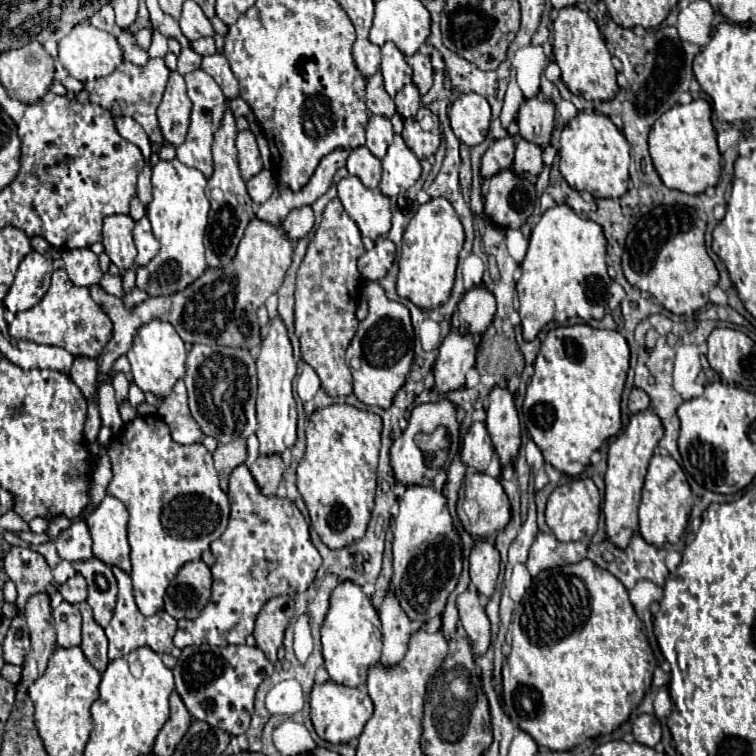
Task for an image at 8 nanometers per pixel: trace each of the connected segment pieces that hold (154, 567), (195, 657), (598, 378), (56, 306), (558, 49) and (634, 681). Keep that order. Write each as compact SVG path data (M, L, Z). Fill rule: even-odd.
M158 414L134 418L126 430L112 438L108 456L114 474L108 494L122 500L130 512L128 542L134 598L140 612L152 616L164 608L166 588L182 566L200 560L210 544L222 536L230 502L220 490L212 454L202 444L176 444Z
M188 646L182 650L178 664L174 666L176 692L186 704L192 718L208 722L230 736L240 736L248 730L252 710L254 710L254 694L260 682L272 676L274 666L256 646Z
M574 324L558 326L548 332L534 362L534 376L526 390L522 414L530 438L542 450L544 460L550 462L556 470L568 476L580 476L590 462L592 452L620 430L620 396L624 390L628 364L630 348L626 344L626 338L618 330L598 330L588 324Z
M60 268L60 270L54 270L52 284L46 296L30 310L18 312L12 324L8 326L8 332L16 340L30 340L36 344L60 346L68 350L72 356L98 358L102 348L112 338L112 322L104 314L104 310L100 310L100 306L92 300L90 290L68 282L66 270Z
M566 6L558 10L554 28L554 62L562 70L562 80L572 94L580 94L586 100L612 100L618 94L616 68L612 66L612 54L606 48L606 42L596 26L596 22L578 6Z
M582 560L576 564L568 564L568 566L540 572L532 580L532 586L528 588L528 592L524 594L520 606L514 610L514 616L512 616L512 628L510 628L512 650L510 650L510 656L506 658L504 668L502 668L502 700L506 704L506 712L508 712L510 720L518 728L528 732L538 746L544 746L548 750L570 750L570 748L582 744L584 740L612 734L614 730L618 730L630 718L630 714L638 708L638 704L642 702L646 690L650 688L652 674L656 668L656 658L652 654L652 648L650 648L646 636L640 630L640 624L642 622L636 616L636 612L628 600L628 590L624 588L624 584L616 576L608 574L608 570L596 566L592 560Z

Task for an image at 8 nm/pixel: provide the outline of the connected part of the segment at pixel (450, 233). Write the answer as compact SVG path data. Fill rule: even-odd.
M432 198L428 204L422 204L404 232L400 272L396 282L398 296L408 298L420 310L434 310L436 306L444 306L444 302L448 302L448 294L452 292L462 244L464 230L452 204L446 198Z

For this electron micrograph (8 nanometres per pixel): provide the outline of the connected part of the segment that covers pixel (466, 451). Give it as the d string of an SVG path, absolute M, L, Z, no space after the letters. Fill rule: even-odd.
M474 422L470 426L468 434L464 436L460 456L462 456L464 466L486 472L486 468L494 456L494 448L492 448L492 440L486 432L486 426L482 422Z

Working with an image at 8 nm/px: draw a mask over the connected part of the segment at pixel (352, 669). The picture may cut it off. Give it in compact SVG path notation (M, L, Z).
M342 582L330 598L330 610L322 624L322 656L330 680L350 688L362 688L368 678L370 666L380 662L382 632L380 618L372 602L364 596L362 588L352 582Z

